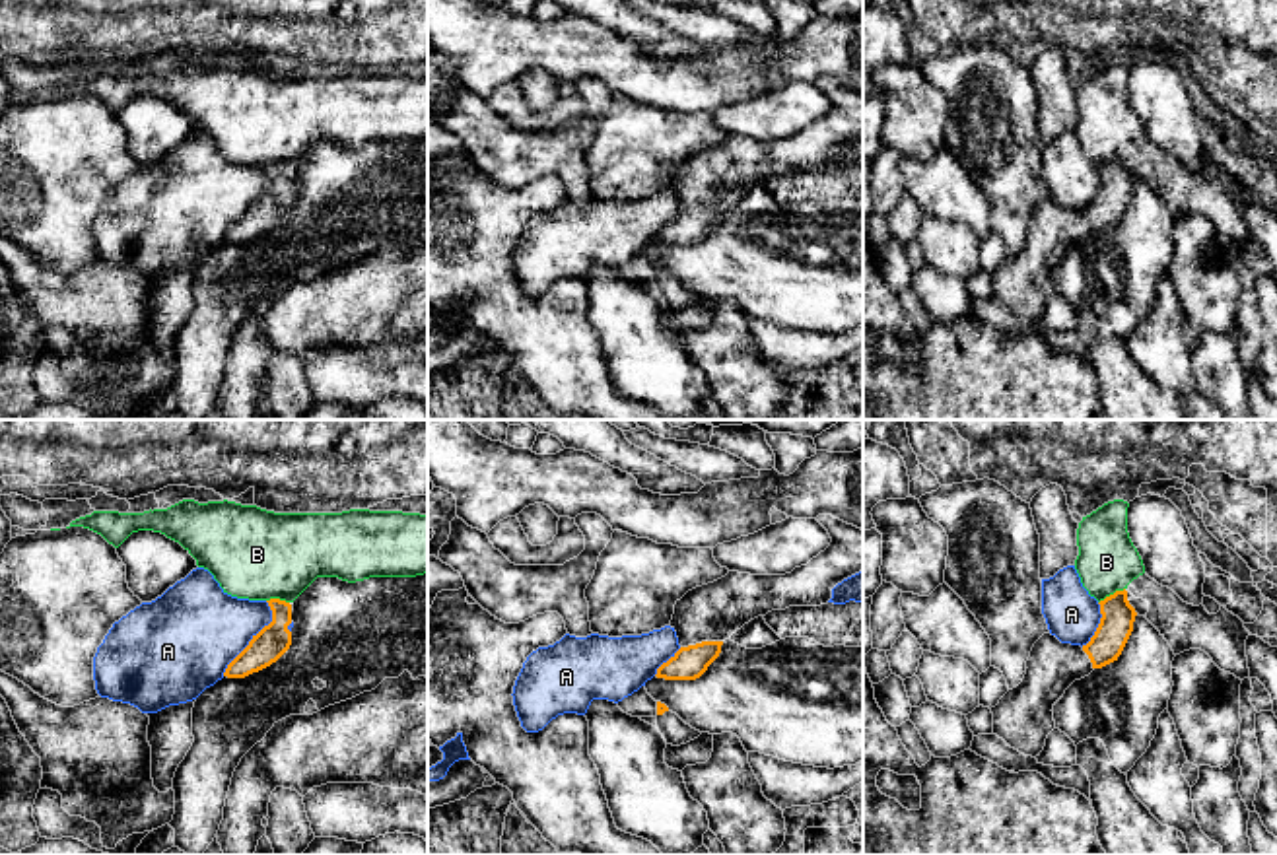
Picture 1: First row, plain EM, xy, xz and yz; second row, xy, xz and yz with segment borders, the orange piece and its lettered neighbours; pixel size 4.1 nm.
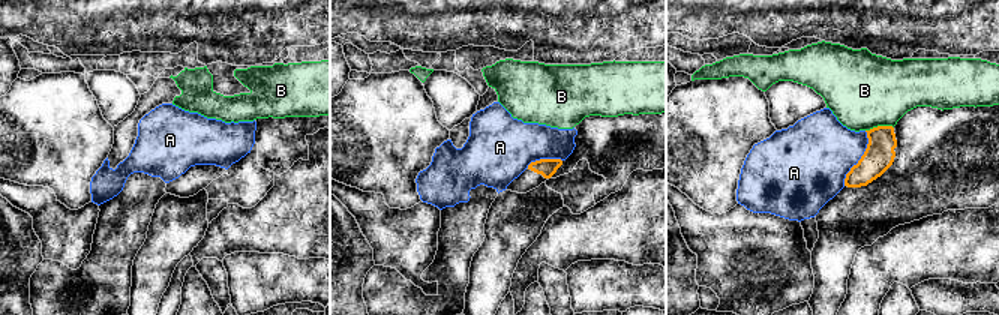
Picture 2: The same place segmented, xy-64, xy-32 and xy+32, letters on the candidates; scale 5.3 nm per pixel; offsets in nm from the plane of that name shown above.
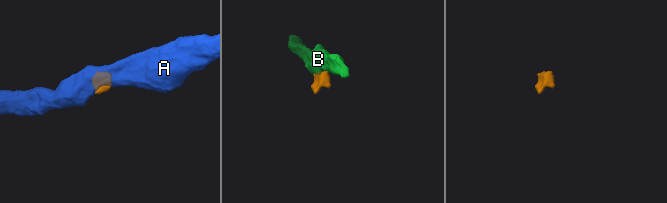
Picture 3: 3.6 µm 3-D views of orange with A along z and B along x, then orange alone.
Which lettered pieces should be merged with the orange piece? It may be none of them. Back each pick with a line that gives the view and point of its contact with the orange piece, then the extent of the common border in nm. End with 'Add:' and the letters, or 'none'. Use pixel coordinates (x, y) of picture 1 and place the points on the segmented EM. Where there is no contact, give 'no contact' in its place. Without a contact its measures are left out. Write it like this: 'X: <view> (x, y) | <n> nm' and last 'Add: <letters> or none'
Add: none

